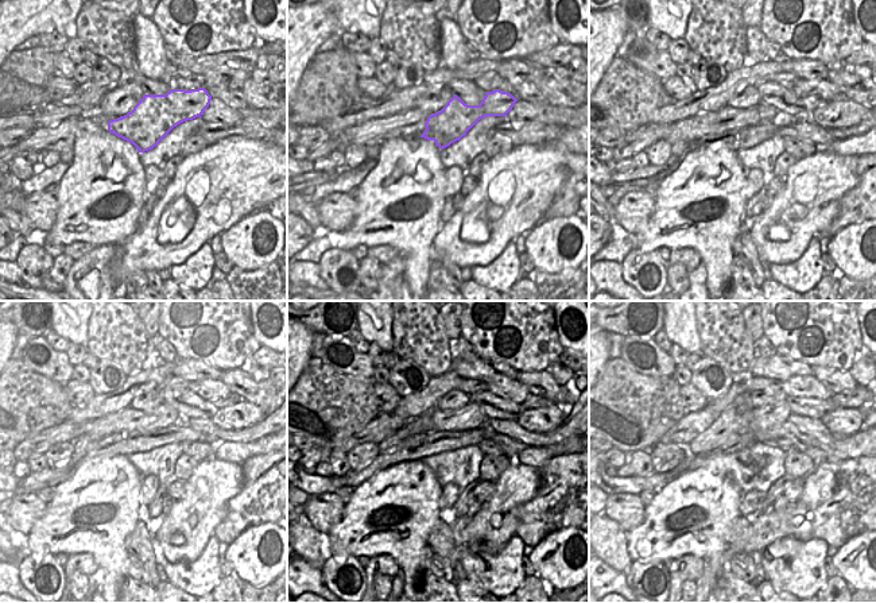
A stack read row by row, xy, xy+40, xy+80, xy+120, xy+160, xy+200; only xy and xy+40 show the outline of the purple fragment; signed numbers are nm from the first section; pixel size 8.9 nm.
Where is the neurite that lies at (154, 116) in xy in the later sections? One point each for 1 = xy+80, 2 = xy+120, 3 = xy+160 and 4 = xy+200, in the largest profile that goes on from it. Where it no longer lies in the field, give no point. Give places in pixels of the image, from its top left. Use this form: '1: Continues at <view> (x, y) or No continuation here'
1: Continues at xy+80 (809, 103)
2: Continues at xy+120 (232, 399)
3: Continues at xy+160 (533, 401)
4: Continues at xy+200 (856, 398)

